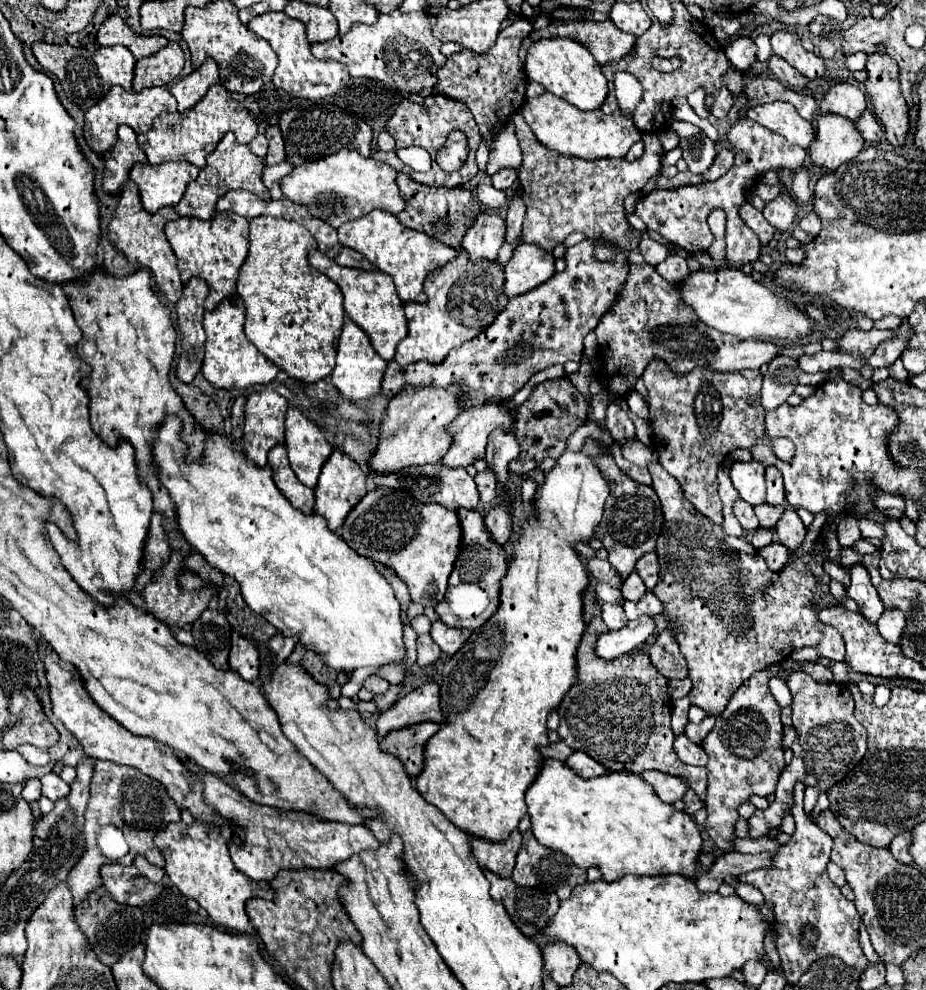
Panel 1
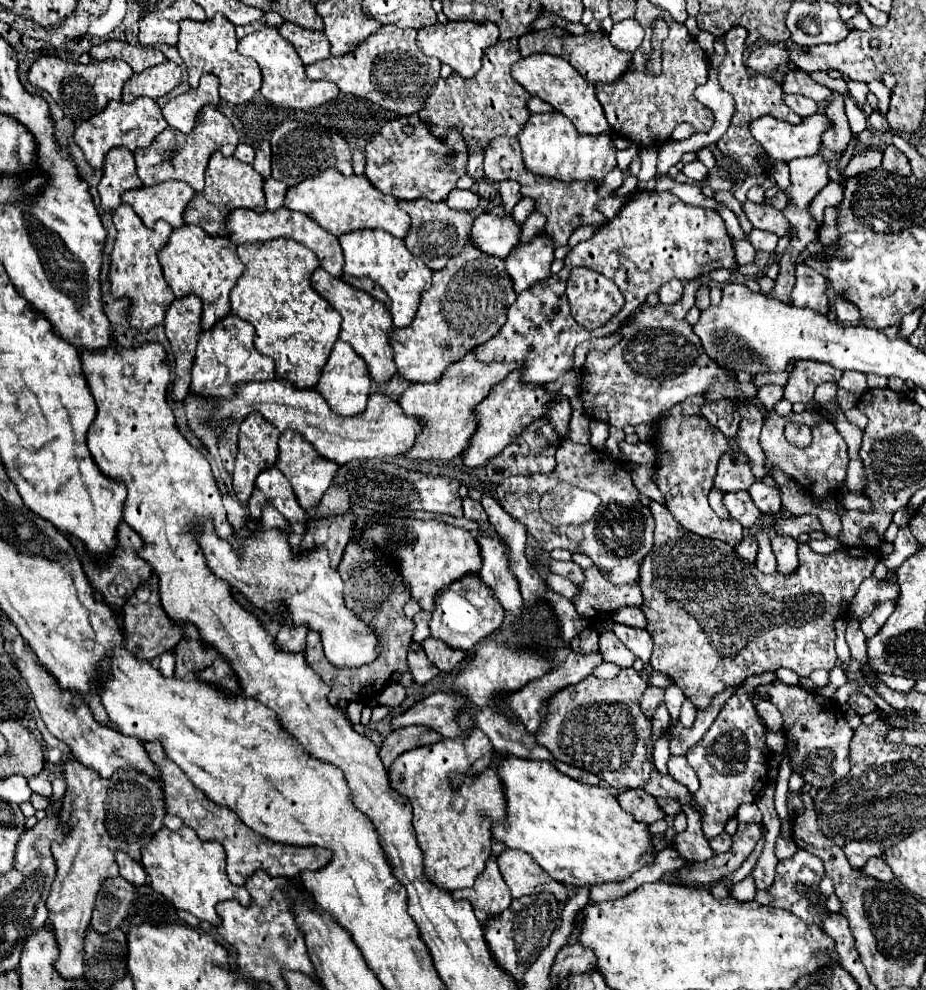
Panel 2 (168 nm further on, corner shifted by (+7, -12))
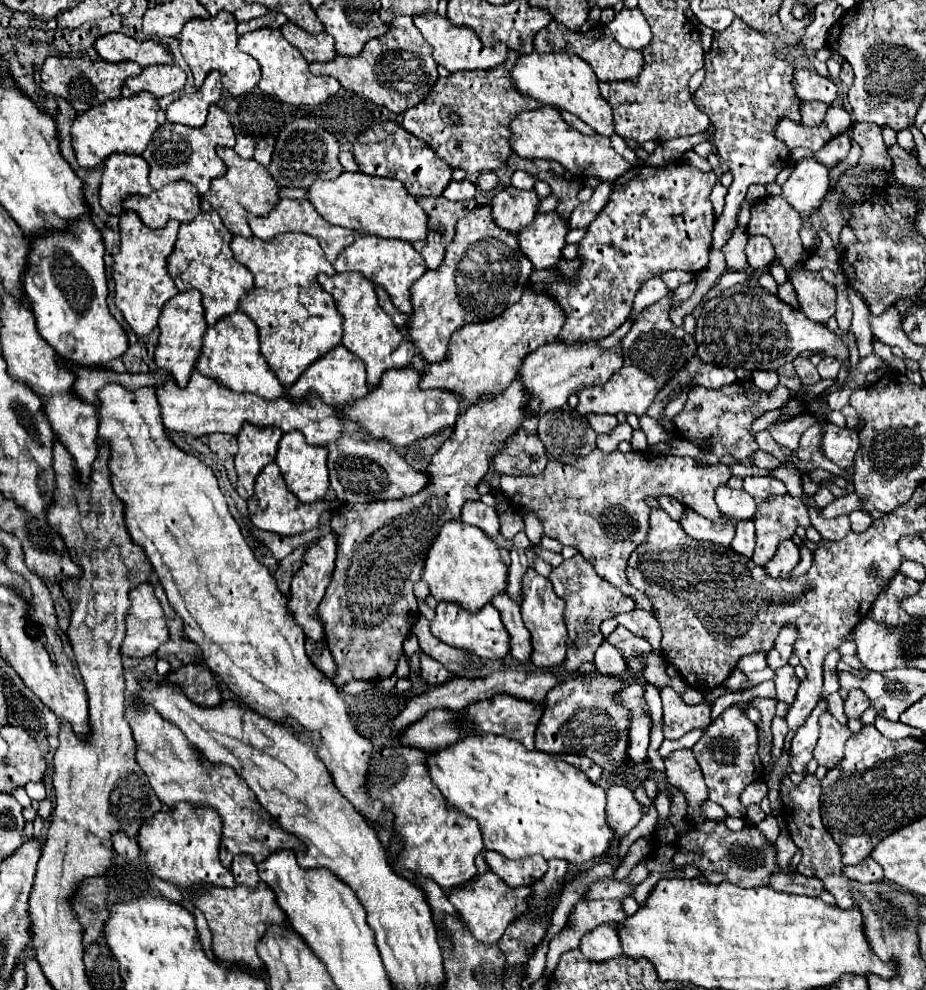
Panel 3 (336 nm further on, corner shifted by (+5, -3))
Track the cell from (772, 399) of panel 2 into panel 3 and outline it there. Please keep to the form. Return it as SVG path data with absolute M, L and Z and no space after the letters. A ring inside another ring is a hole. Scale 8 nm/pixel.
M753 371L751 373L751 379L763 391L771 391L779 383L779 377L777 377L775 371Z

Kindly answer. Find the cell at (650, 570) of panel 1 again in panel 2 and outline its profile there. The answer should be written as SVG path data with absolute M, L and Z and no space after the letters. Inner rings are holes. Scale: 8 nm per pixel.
M595 566L585 570L585 584L581 584L581 594L573 598L577 612L591 618L593 610L597 616L605 616L607 612L615 612L621 606L639 606L643 602L643 594L639 582L613 586L609 584Z

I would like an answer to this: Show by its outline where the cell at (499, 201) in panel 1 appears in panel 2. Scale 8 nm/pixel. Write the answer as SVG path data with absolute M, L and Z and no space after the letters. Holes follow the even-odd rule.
M455 188L455 190L447 196L445 202L449 204L449 208L473 212L473 210L477 210L477 206L479 206L479 196L477 196L473 190L459 190L459 188Z

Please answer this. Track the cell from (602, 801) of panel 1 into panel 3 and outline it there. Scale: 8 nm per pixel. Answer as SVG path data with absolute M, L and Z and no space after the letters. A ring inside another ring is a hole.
M467 735L465 739L457 741L455 745L449 745L441 751L433 751L427 755L427 769L429 769L429 775L431 775L431 781L439 787L439 791L443 793L445 797L445 803L449 809L457 809L461 813L465 813L467 817L475 819L479 823L479 829L483 833L483 843L485 843L485 849L491 849L491 851L497 851L509 859L521 859L521 857L527 857L527 855L543 855L543 859L565 859L569 863L575 863L575 865L585 865L589 861L593 861L595 857L601 857L607 847L611 845L611 835L613 831L607 827L607 821L605 821L605 805L607 805L607 799L605 799L605 791L597 785L591 785L591 781L587 779L587 775L583 775L583 771L579 771L577 767L573 765L567 765L565 761L555 761L553 755L549 753L543 753L543 751L537 751L537 749L531 749L527 751L521 743L515 743L513 739L507 739L503 735Z

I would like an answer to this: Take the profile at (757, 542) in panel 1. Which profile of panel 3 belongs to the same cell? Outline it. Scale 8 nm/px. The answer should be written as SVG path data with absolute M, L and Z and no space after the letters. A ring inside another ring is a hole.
M739 521L735 525L735 539L731 543L731 549L737 551L739 555L751 557L753 549L755 549L755 527L751 521Z

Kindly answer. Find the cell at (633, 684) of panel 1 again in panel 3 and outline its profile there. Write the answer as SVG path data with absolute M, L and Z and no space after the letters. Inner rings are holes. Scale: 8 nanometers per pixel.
M597 673L571 675L545 697L545 711L537 725L535 749L545 753L573 753L593 759L607 773L621 773L625 767L627 749L627 709L619 707L611 695L621 691L625 683L615 677Z

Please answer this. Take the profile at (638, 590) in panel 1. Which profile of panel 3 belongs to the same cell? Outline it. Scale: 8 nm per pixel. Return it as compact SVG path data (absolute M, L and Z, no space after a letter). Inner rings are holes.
M635 609L631 613L619 615L617 621L619 621L619 625L627 627L633 635L649 641L653 651L657 655L661 655L661 647L659 647L659 643L661 643L661 627L659 627L659 623L657 623L657 619L653 615L647 615L647 611Z

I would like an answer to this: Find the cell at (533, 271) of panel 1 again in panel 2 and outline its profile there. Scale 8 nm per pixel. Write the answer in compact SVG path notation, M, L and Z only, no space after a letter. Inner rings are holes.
M535 236L529 244L523 244L523 246L517 246L509 252L509 256L505 258L505 270L507 274L511 276L511 282L513 282L513 290L515 294L521 294L523 290L529 290L533 288L537 282L541 280L547 280L551 276L551 266L553 262L553 244L549 238L545 236Z

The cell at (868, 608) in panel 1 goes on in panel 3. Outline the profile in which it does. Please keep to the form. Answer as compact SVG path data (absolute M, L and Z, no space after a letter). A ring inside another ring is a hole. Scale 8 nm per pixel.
M849 691L849 697L845 701L845 715L849 719L861 719L867 707L869 707L869 699L867 695L863 695L863 691Z

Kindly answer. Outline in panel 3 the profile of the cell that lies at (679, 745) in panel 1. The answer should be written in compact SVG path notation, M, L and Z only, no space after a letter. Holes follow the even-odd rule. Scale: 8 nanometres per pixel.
M677 749L665 759L665 775L669 785L677 787L687 799L687 817L693 823L703 823L701 805L709 797L709 789L703 781L699 765L695 763L691 749Z

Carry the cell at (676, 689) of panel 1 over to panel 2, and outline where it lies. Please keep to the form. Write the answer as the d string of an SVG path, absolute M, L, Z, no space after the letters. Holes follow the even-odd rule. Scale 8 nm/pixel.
M649 686L645 690L645 696L641 698L641 708L645 712L645 716L649 716L649 712L655 712L655 708L665 702L665 688L655 688L655 686Z

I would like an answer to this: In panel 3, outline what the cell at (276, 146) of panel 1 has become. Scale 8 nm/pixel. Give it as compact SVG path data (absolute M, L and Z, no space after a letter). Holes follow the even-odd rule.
M267 136L256 142L253 159L261 165L269 165L272 160L272 155L275 147L275 138Z

